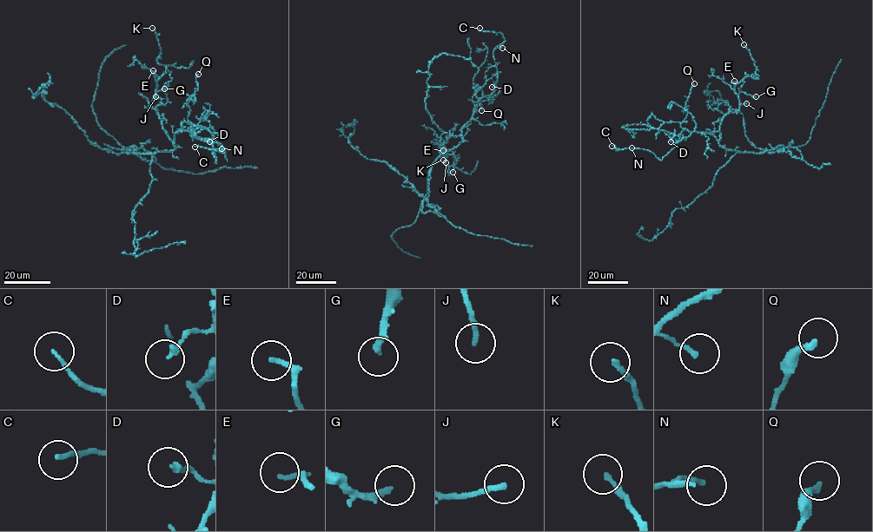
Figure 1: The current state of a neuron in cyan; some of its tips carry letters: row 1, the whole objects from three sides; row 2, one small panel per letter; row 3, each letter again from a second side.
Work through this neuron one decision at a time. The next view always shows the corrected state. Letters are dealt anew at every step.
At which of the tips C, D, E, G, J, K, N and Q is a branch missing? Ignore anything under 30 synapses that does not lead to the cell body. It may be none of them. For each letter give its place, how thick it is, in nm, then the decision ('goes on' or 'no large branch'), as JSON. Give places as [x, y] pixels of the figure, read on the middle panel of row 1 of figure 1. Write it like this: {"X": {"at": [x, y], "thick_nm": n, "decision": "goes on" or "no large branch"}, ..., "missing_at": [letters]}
{"C": {"at": [479, 28], "thick_nm": 130, "decision": "no large branch"}, "D": {"at": [492, 87], "thick_nm": 200, "decision": "no large branch"}, "E": {"at": [443, 150], "thick_nm": 170, "decision": "no large branch"}, "G": {"at": [453, 172], "thick_nm": 220, "decision": "no large branch"}, "J": {"at": [446, 162], "thick_nm": 200, "decision": "no large branch"}, "K": {"at": [443, 160], "thick_nm": 170, "decision": "no large branch"}, "N": {"at": [502, 48], "thick_nm": 160, "decision": "no large branch"}, "Q": {"at": [481, 110], "thick_nm": 200, "decision": "no large branch"}, "missing_at": []}

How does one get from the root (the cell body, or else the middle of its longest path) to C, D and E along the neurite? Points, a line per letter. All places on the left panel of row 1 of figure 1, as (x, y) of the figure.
C: (135, 149), (170, 152), (174, 134), (190, 129), (212, 144), (216, 162), (211, 148), (224, 150), (195, 147)
D: (135, 149), (137, 155), (170, 152), (174, 134), (188, 129), (196, 138), (212, 143), (214, 140), (209, 141)
E: (135, 149), (137, 155), (170, 152), (175, 147), (159, 114), (149, 107), (158, 78), (153, 70)

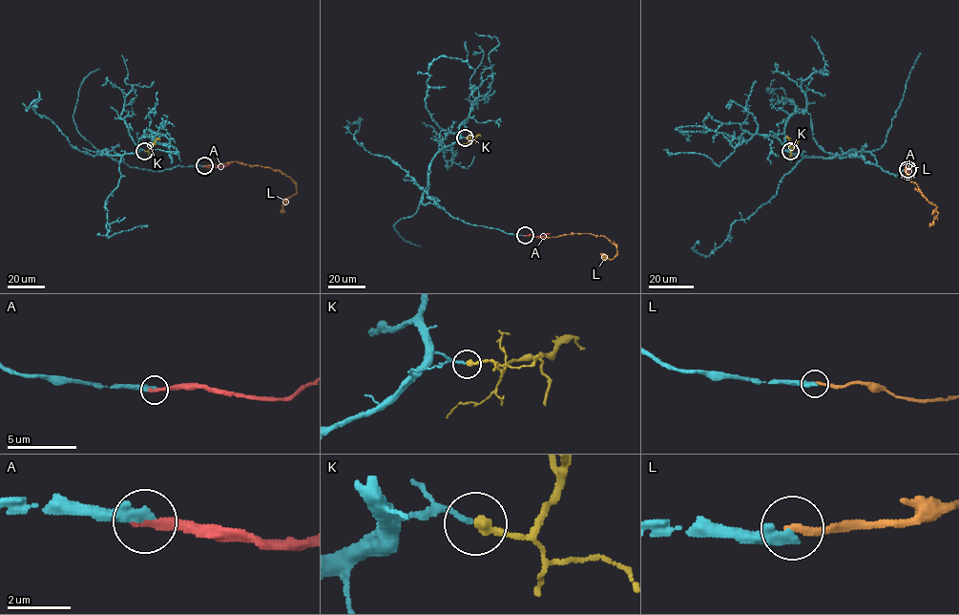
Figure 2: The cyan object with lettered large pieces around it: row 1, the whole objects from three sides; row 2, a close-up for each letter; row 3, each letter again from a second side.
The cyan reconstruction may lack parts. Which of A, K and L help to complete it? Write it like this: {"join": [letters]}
{"join": ["K"]}

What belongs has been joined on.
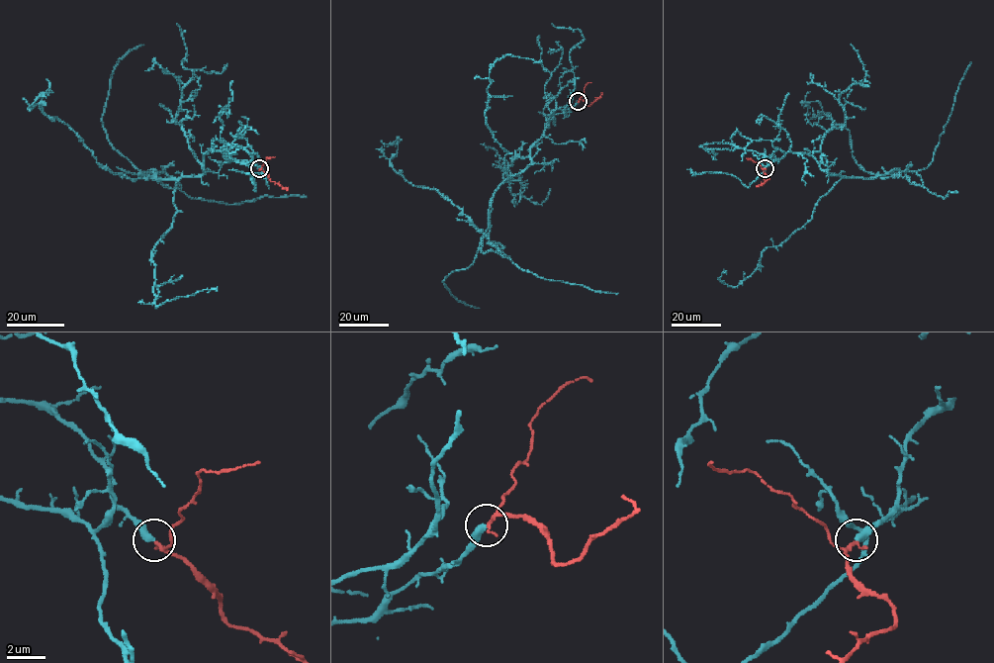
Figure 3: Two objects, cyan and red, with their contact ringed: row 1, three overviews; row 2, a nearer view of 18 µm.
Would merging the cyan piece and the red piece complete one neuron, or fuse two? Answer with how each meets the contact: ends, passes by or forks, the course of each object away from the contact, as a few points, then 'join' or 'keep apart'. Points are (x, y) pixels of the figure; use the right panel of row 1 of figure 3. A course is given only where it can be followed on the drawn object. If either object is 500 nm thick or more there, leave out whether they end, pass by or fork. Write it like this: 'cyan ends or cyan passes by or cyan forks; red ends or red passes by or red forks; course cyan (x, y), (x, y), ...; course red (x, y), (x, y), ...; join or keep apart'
cyan ends; red passes by; course cyan (765, 168), (778, 148), (843, 176), (916, 171), (923, 185), (865, 172), (850, 132), (818, 101), (810, 113); course red (765, 168), (764, 171), (769, 179), (756, 186); join

